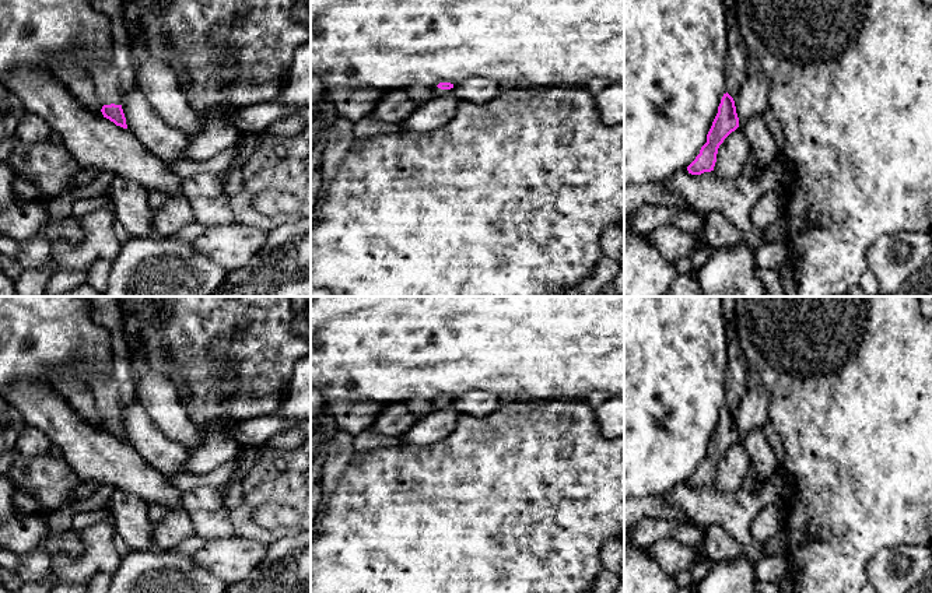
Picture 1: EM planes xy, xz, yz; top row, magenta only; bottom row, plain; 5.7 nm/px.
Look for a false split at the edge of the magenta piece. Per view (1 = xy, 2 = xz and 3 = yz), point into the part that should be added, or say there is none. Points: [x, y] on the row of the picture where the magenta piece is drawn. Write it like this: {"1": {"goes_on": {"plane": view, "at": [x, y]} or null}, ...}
{"1": {"goes_on": {"plane": "xy", "at": [112, 79]}}, "2": {"goes_on": {"plane": "xz", "at": [421, 95]}}, "3": {"goes_on": {"plane": "yz", "at": [736, 67]}}}

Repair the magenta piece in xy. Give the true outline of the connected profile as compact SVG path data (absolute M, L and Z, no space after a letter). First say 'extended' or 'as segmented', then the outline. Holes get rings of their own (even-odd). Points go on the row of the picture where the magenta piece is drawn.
extended; M91 0L91 4L95 11L109 18L112 55L108 60L91 63L88 66L90 77L94 81L98 99L104 103L101 109L104 117L127 129L120 103L123 95L137 87L137 81L122 1Z

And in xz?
extended; M439 83L437 87L417 87L406 85L404 87L409 97L418 105L423 106L432 99L441 97L446 90L453 88L451 83Z

